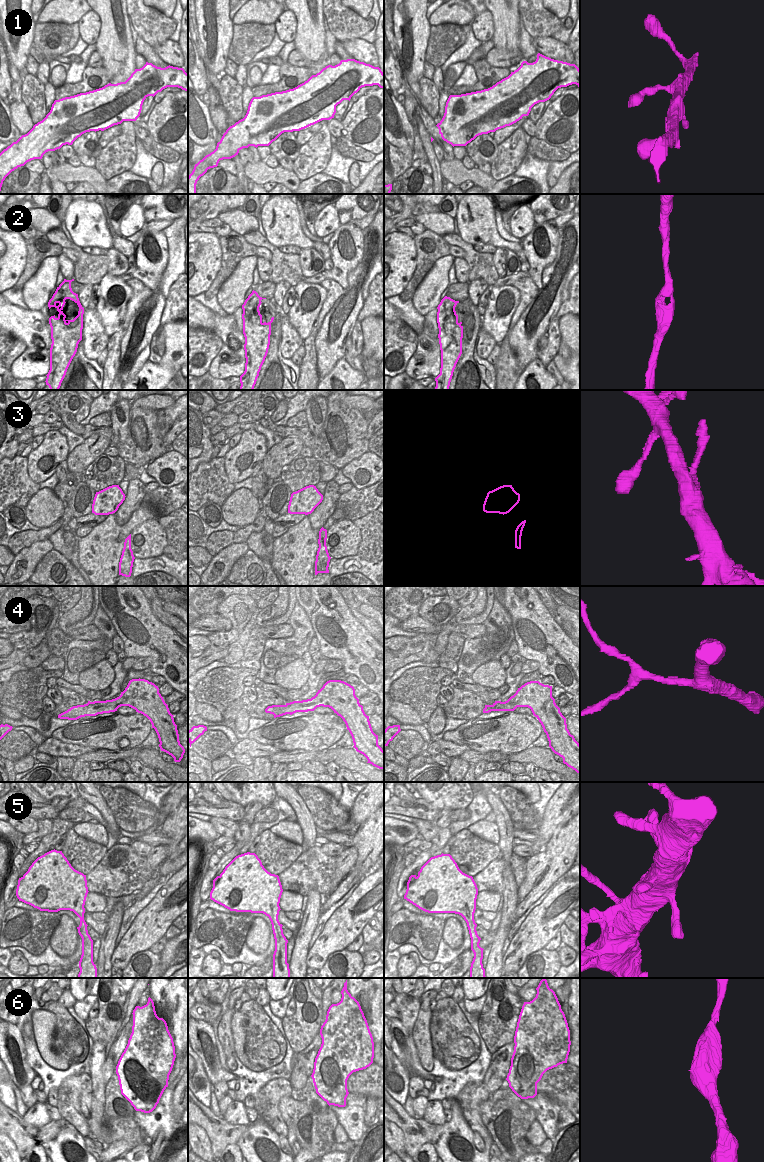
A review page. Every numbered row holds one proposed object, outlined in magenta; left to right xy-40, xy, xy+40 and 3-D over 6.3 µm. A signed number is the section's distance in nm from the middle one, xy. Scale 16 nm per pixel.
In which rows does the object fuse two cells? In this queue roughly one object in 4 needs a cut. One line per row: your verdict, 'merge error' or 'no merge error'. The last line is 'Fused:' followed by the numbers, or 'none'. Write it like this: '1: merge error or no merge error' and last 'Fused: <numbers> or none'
1: no merge error
2: no merge error
3: merge error
4: no merge error
5: no merge error
6: merge error
Fused: 3, 6

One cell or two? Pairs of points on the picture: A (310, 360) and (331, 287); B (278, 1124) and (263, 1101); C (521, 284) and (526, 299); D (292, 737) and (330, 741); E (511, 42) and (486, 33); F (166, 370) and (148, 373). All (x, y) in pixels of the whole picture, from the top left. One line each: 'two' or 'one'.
A: one
B: one
C: one
D: one
E: two
F: one

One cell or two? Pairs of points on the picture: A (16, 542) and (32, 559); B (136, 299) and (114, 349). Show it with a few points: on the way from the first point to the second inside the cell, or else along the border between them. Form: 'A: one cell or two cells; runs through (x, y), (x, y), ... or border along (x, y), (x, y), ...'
A: two cells; border along (44, 539), (23, 547), (15, 555)
B: one cell; runs through (131, 311), (117, 337)

